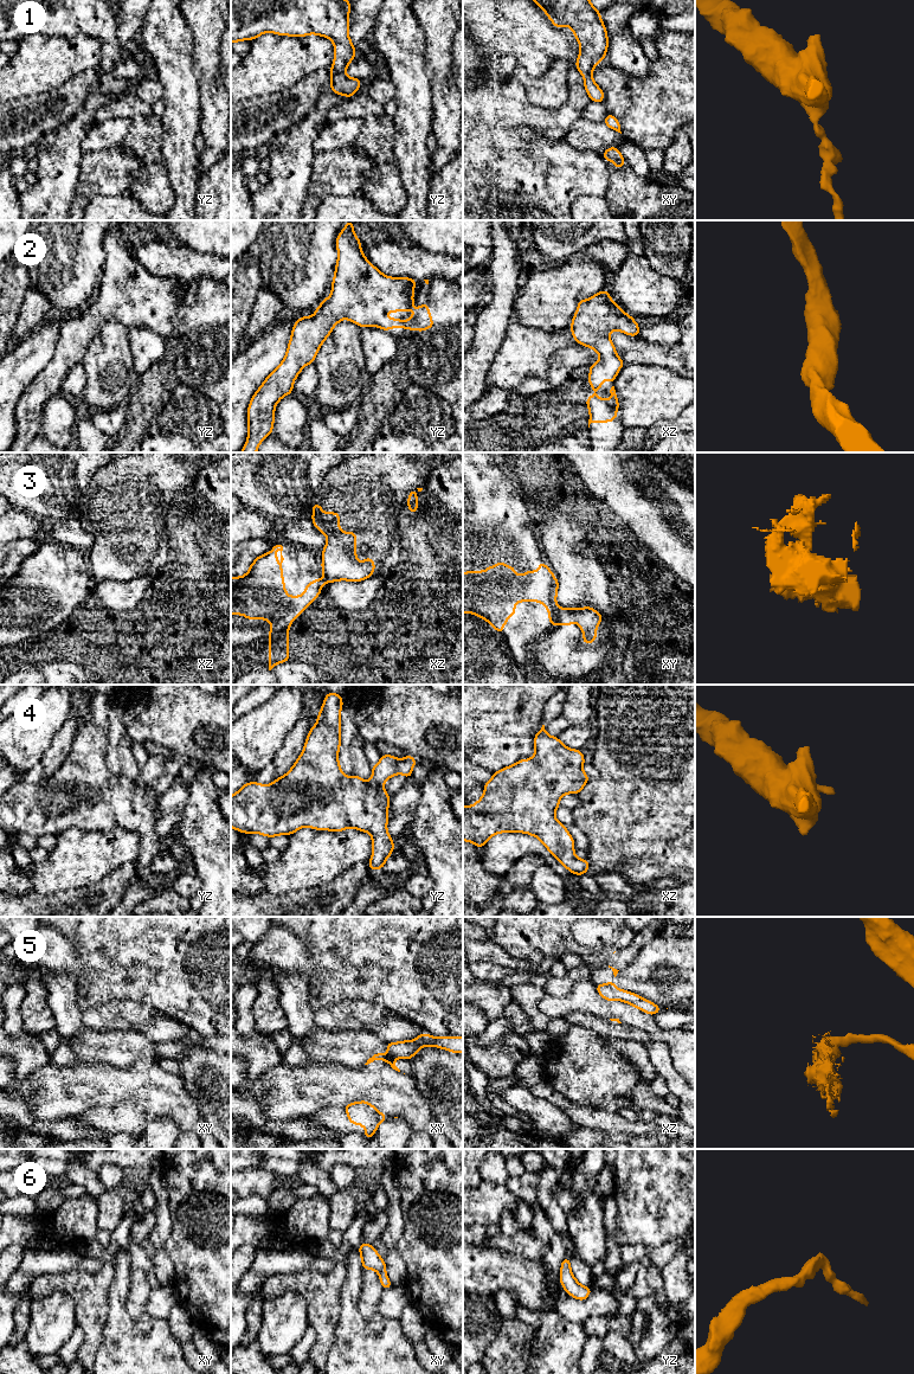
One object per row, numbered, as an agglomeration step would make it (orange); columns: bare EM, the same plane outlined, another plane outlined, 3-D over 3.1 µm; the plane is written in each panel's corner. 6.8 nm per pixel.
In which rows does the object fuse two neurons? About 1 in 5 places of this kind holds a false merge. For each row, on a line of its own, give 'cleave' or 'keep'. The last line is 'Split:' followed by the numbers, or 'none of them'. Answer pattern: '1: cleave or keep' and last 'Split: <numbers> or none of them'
1: keep
2: keep
3: cleave
4: keep
5: keep
6: keep
Split: 3

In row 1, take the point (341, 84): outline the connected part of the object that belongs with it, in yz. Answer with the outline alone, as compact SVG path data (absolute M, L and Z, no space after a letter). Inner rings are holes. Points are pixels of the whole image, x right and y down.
M231 0L231 43L253 40L266 32L290 37L326 37L333 41L335 51L330 68L330 90L352 98L359 90L361 79L345 75L356 54L348 34L350 6L348 0Z

